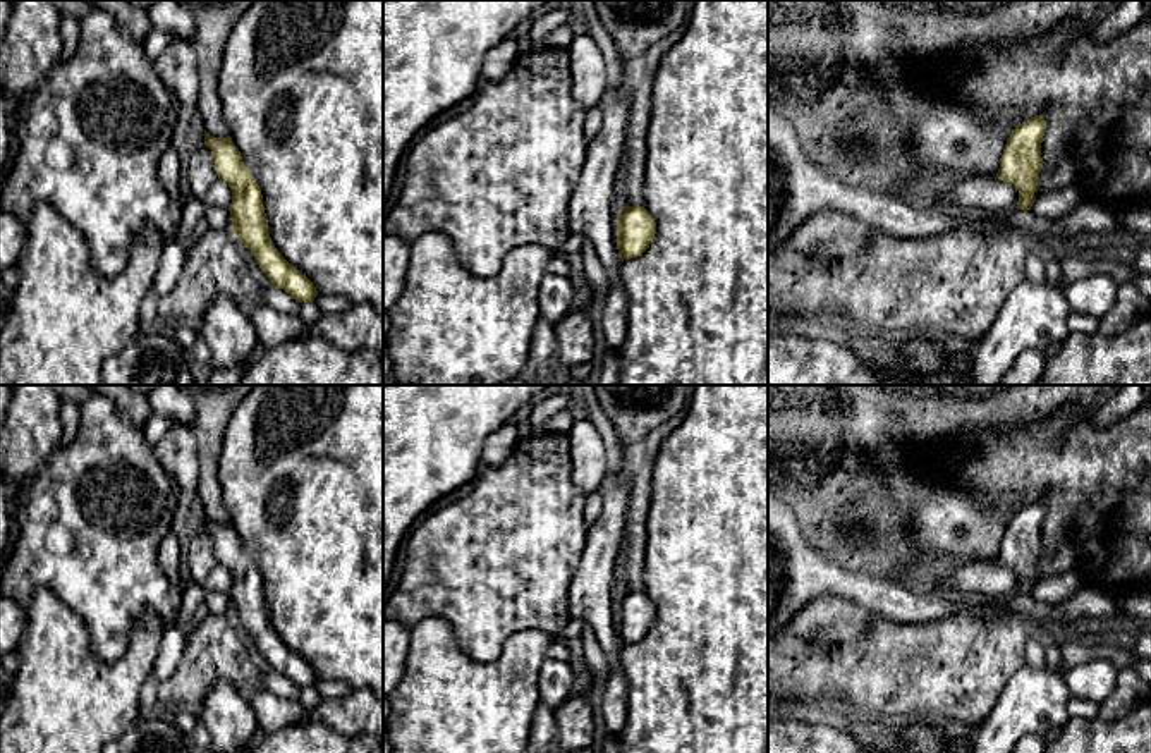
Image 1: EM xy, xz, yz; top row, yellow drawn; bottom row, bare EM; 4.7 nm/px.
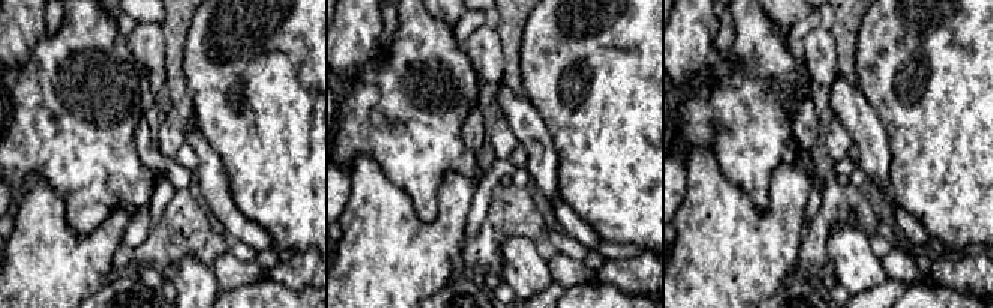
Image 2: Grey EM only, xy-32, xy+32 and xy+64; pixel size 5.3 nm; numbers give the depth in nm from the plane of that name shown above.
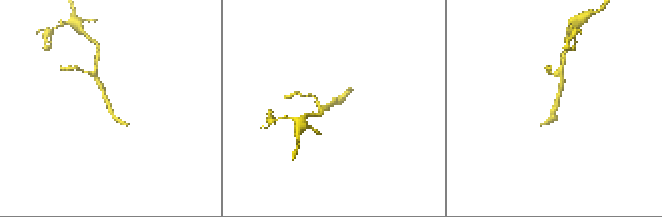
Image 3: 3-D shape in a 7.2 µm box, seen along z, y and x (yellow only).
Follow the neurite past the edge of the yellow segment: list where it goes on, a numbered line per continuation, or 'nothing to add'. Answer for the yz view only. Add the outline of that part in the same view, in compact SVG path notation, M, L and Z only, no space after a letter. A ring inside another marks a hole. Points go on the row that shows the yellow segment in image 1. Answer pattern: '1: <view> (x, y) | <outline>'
nothing to add

